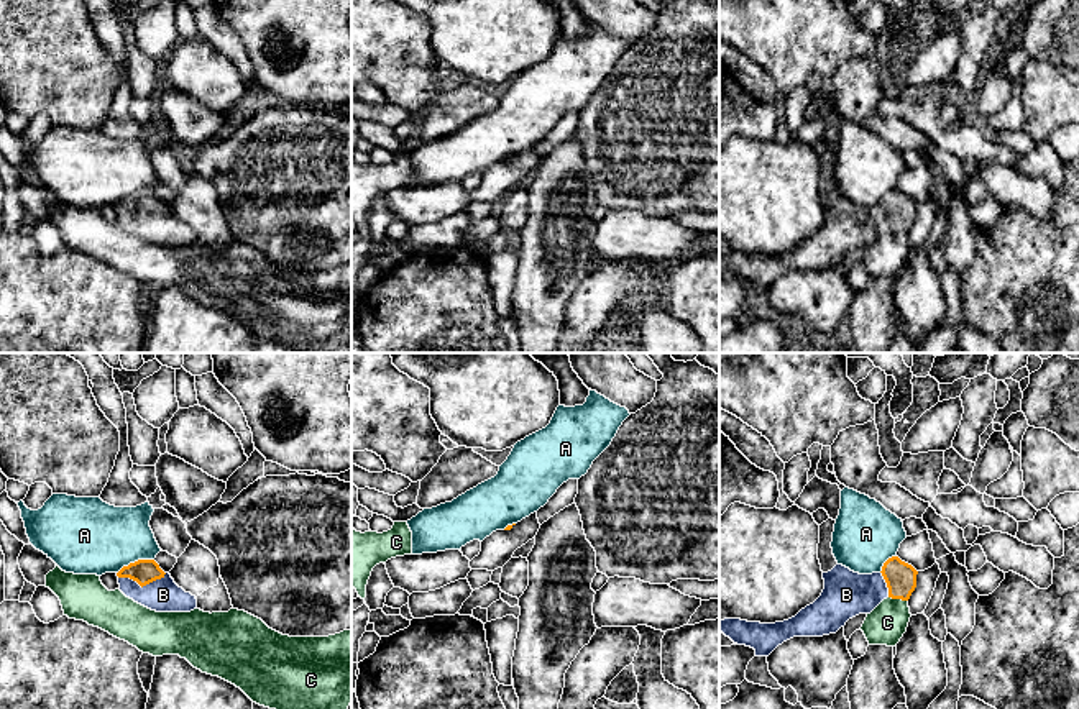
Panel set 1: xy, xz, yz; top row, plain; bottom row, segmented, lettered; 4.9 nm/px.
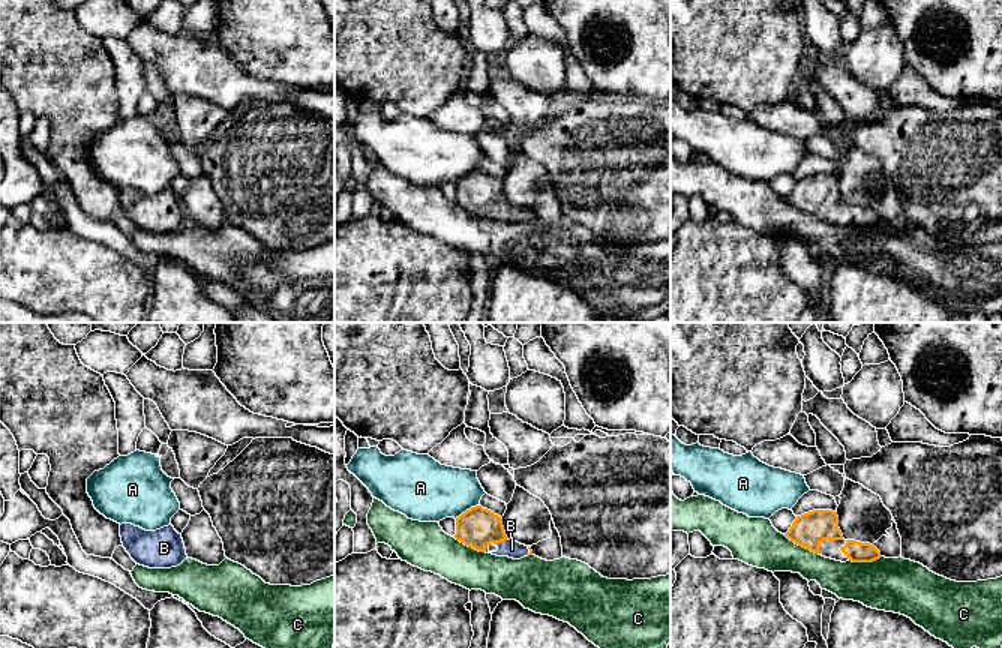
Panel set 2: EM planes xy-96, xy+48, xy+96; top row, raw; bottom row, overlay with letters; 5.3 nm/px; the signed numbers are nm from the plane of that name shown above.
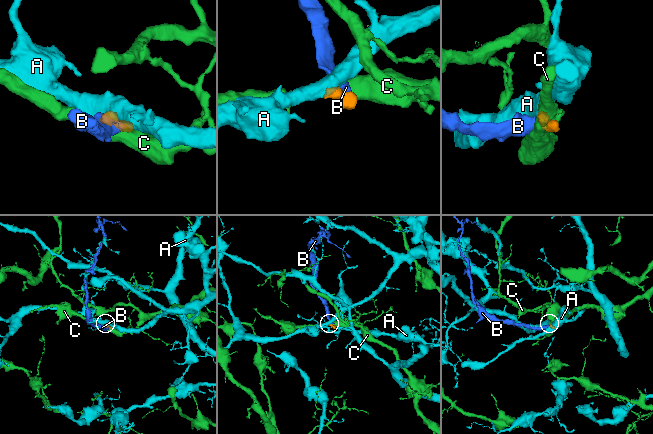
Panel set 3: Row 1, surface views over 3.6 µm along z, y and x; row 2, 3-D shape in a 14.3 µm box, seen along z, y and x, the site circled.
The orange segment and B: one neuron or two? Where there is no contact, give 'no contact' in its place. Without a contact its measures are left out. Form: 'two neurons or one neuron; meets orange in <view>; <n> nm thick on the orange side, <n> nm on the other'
one neuron; meets orange in xy; 120 nm thick on the orange side, 160 nm on the other

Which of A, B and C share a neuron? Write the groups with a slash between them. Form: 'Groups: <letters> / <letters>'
Groups: A / B / C

